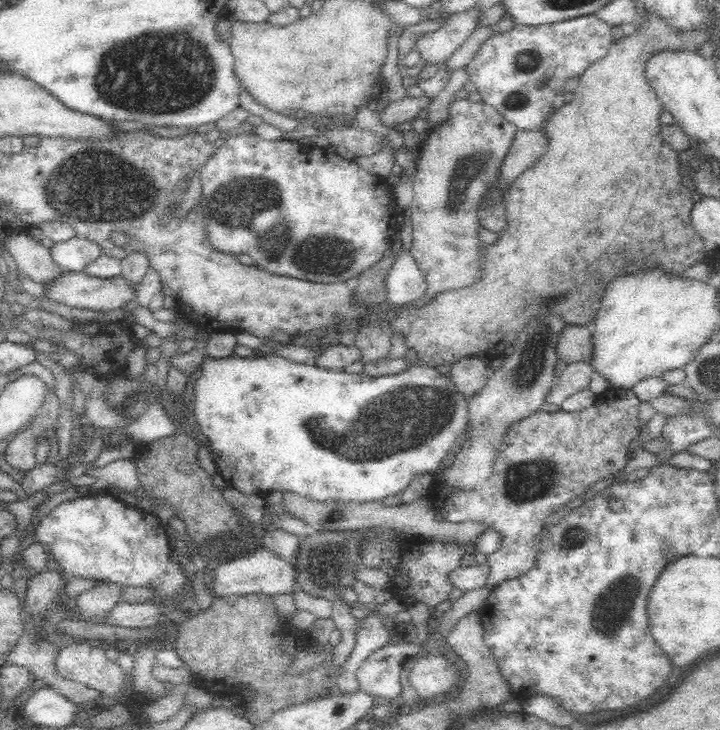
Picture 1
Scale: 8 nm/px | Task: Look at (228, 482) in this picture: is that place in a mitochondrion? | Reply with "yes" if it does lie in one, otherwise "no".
no

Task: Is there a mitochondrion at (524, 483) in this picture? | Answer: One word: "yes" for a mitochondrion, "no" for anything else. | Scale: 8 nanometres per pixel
yes

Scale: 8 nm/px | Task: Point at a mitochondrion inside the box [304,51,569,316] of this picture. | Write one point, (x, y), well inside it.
(459, 172)

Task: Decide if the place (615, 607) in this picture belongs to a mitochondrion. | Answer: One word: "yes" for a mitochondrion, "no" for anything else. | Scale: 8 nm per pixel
yes

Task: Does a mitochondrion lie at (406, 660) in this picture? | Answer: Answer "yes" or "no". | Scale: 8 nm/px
no

